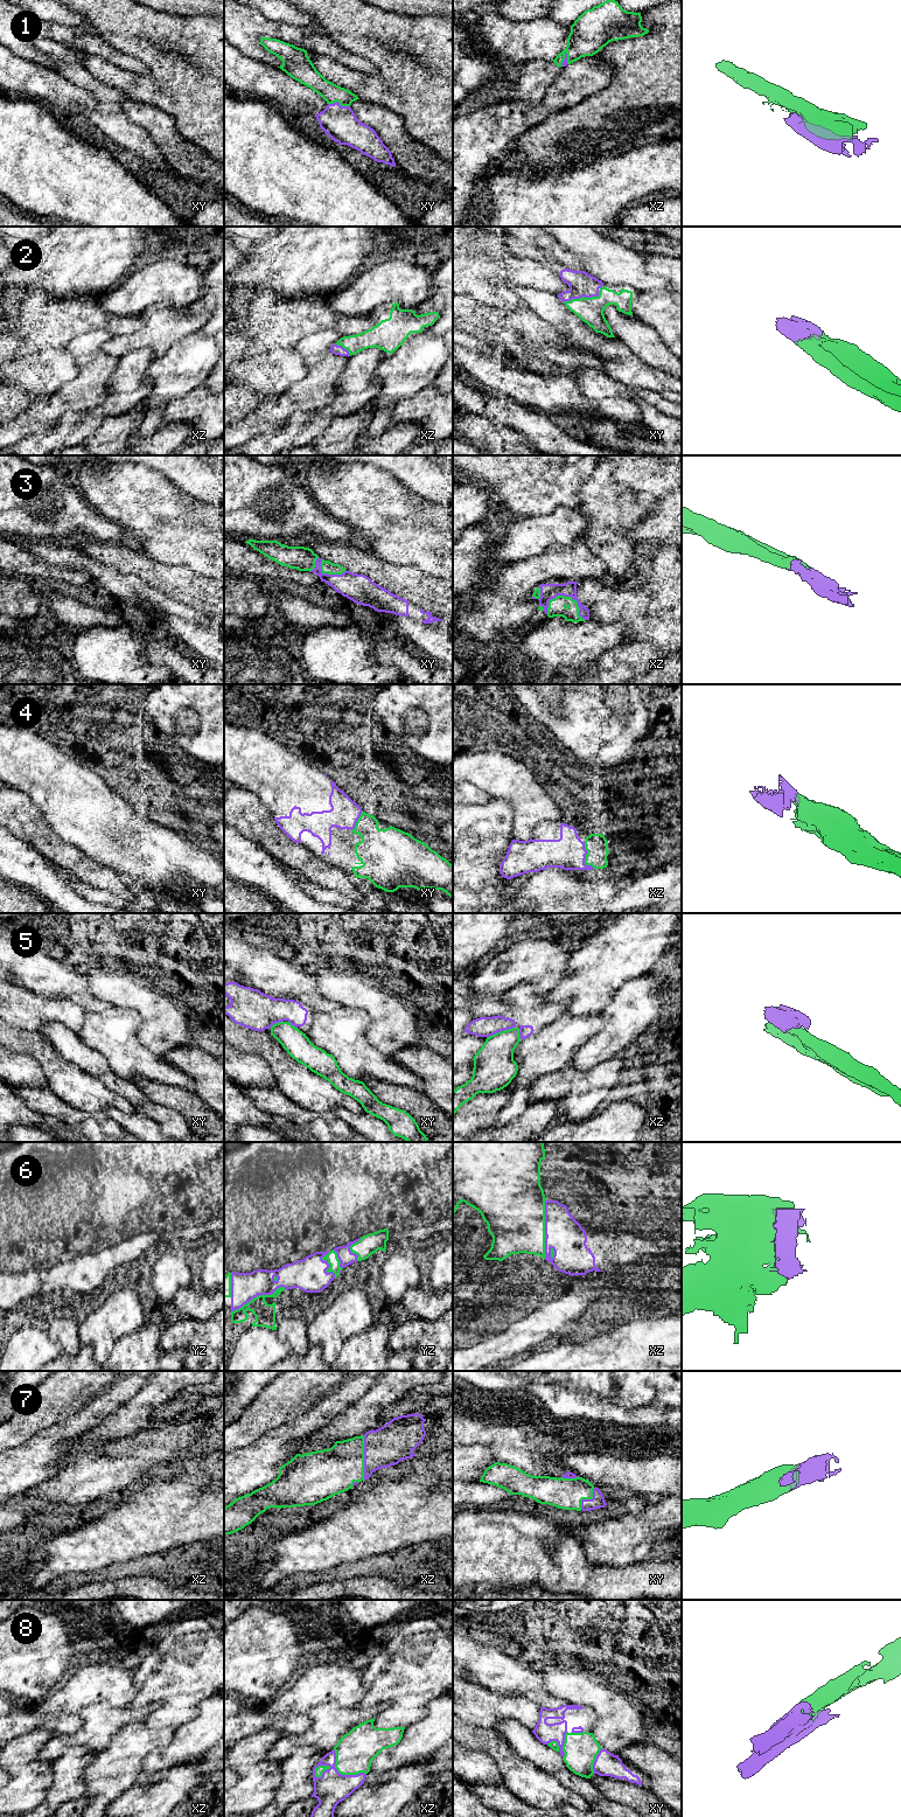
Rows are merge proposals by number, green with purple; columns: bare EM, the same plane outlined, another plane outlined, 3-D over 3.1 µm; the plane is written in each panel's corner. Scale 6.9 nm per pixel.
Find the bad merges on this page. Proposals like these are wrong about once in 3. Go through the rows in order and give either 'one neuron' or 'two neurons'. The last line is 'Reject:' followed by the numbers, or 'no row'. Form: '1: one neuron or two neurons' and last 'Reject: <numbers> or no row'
1: one neuron
2: one neuron
3: one neuron
4: one neuron
5: two neurons
6: one neuron
7: one neuron
8: one neuron
Reject: 5

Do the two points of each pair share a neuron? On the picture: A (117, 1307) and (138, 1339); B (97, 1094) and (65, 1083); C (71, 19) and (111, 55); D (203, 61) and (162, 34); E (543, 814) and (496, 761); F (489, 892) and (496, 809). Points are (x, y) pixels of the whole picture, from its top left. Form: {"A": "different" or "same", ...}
{"A": "different", "B": "same", "C": "different", "D": "same", "E": "same", "F": "same"}

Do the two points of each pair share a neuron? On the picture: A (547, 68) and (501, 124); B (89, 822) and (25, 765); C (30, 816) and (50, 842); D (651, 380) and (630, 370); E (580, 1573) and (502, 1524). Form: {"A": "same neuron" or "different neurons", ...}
{"A": "different neurons", "B": "same neuron", "C": "same neuron", "D": "same neuron", "E": "same neuron"}

